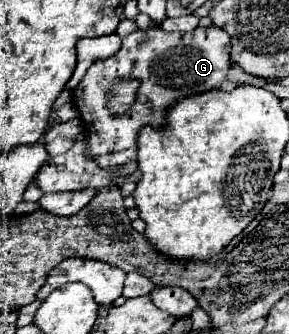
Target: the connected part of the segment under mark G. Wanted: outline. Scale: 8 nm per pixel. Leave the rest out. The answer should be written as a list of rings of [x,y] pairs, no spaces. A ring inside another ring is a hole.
[[[150,26],[148,30],[136,30],[128,36],[124,36],[122,38],[122,48],[114,56],[106,58],[104,62],[96,62],[92,68],[88,68],[88,74],[82,78],[80,86],[76,86],[76,90],[74,90],[74,104],[76,104],[84,124],[88,126],[88,130],[86,130],[88,132],[88,146],[90,146],[88,154],[96,156],[96,162],[104,168],[120,166],[124,176],[136,172],[138,170],[138,164],[136,164],[136,136],[138,136],[138,130],[144,124],[160,126],[164,122],[164,110],[174,100],[180,100],[188,94],[220,88],[220,84],[226,78],[228,68],[230,68],[230,38],[218,26],[208,26],[208,28],[198,26],[190,32],[164,32],[160,26]],[[120,78],[138,78],[140,88],[138,88],[138,94],[136,94],[136,104],[122,118],[114,118],[106,110],[104,92],[114,80],[120,80]]]

